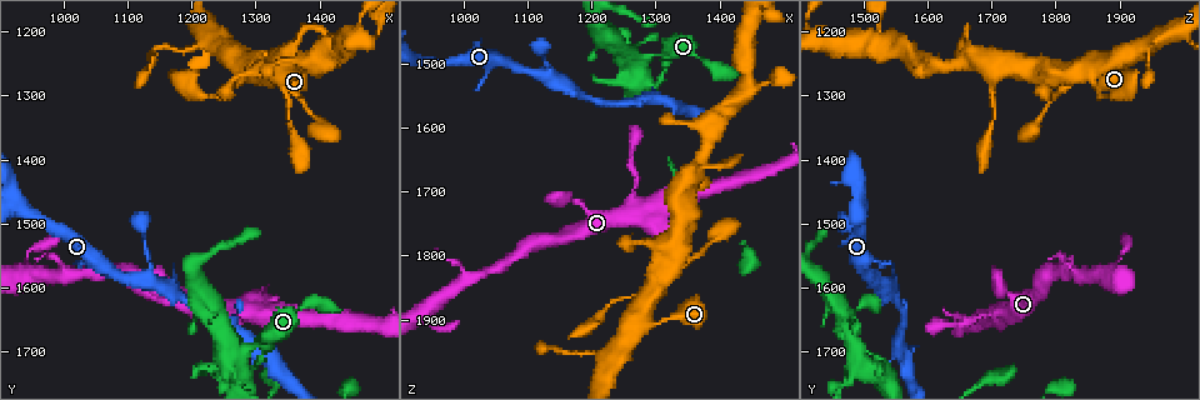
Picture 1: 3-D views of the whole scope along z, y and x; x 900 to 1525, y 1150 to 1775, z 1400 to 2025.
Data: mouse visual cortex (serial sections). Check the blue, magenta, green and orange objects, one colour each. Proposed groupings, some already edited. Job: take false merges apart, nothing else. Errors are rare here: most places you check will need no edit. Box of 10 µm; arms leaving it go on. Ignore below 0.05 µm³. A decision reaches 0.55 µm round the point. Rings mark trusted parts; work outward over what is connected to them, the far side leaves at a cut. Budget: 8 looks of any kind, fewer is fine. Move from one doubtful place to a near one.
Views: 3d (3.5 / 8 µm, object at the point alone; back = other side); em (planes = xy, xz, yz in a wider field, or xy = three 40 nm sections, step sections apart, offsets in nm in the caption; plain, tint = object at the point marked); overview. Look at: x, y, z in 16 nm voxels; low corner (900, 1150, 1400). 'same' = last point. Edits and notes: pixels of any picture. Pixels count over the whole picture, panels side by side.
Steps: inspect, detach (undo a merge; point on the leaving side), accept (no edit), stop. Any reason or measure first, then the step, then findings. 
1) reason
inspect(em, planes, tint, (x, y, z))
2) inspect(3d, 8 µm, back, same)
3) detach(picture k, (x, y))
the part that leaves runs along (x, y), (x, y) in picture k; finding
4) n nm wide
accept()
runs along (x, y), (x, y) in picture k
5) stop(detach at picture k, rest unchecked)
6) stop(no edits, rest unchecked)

arms part here
inspect(3d, 3.5 µm, (1130, 1595, 1520))

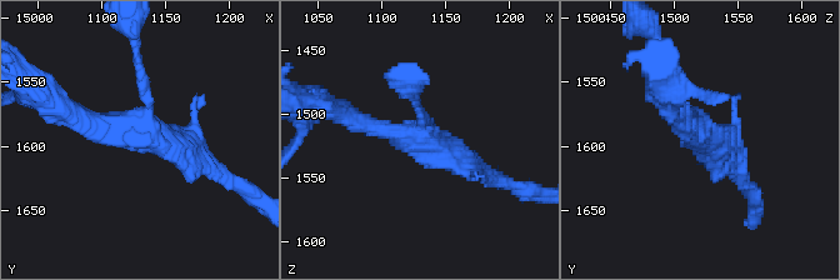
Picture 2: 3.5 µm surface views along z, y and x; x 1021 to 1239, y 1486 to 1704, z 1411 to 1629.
3 arms; arms of 150, 250, 300 nm; need the tissue
inspect(em, xy, step 1, tint, (1128, 1592, 1518))

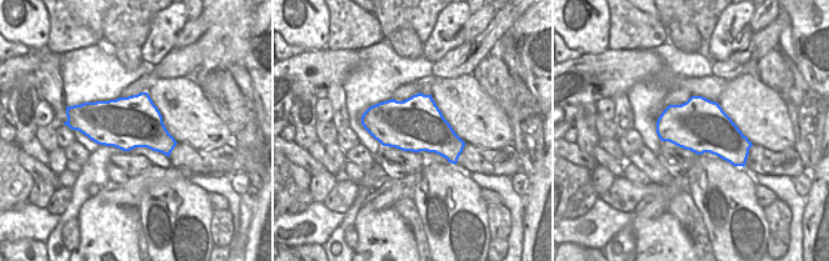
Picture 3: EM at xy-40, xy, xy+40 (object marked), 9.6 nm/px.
inspect(em, xy, step 3, tint, same)

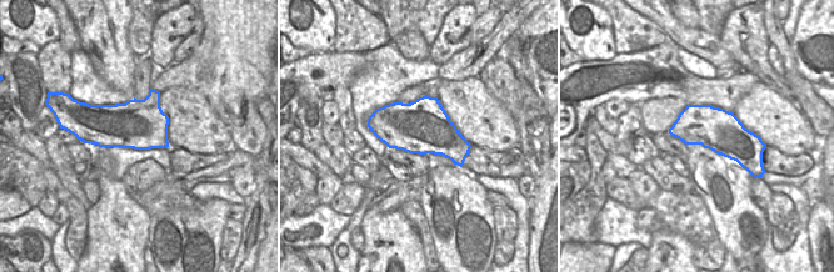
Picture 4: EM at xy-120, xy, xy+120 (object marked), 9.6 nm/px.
accept()
runs along (343, 113), (423, 138), (484, 173) in picture 2; continuous, no second cell

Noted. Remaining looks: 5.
branch point
inspect(em, xy, step 1, tint, (1275, 1705, 1490))

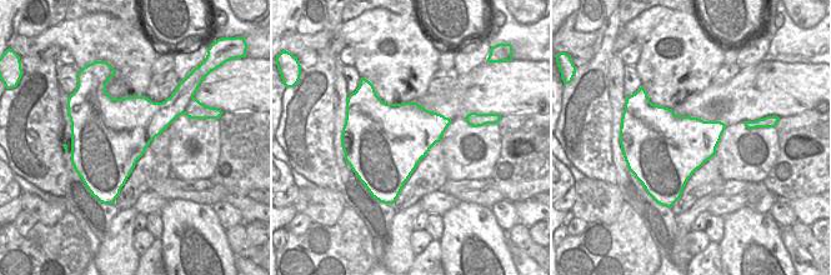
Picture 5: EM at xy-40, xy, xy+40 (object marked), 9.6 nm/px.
inspect(3d, 3.5 µm, back, same)

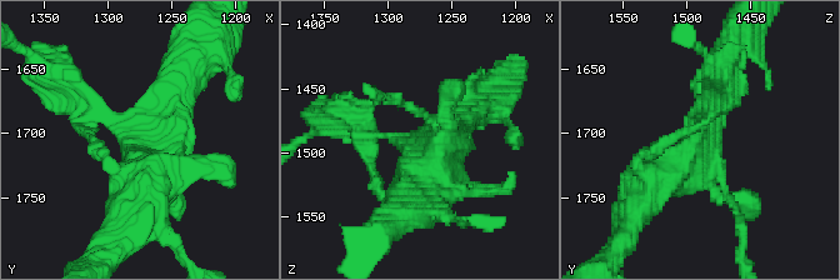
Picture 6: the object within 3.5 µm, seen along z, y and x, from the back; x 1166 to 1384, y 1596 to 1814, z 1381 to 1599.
accept()
runs along (76, 91), (153, 138), (176, 76) in picture 6; all the same cell

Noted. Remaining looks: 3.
thin neck
inspect(3d, 8 µm, (1275, 1260, 1780))

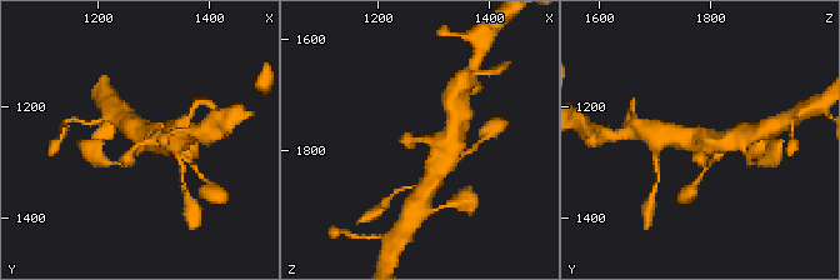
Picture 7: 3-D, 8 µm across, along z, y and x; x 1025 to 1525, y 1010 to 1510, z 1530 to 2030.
inspect(em, planes, tint, same)

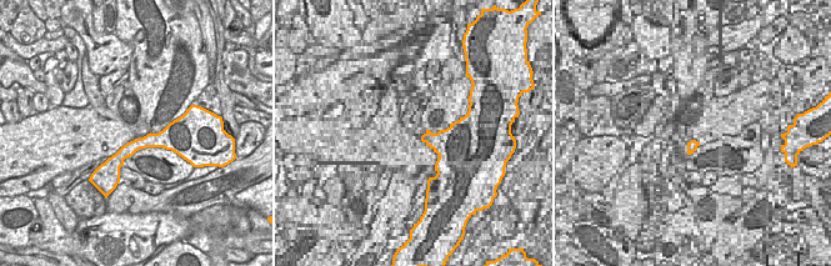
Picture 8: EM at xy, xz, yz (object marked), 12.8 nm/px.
accept()
runs along (163, 143), (139, 144), (130, 166) in picture 7; all the same cell

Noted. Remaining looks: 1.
stop(no edits, rest unchecked)

